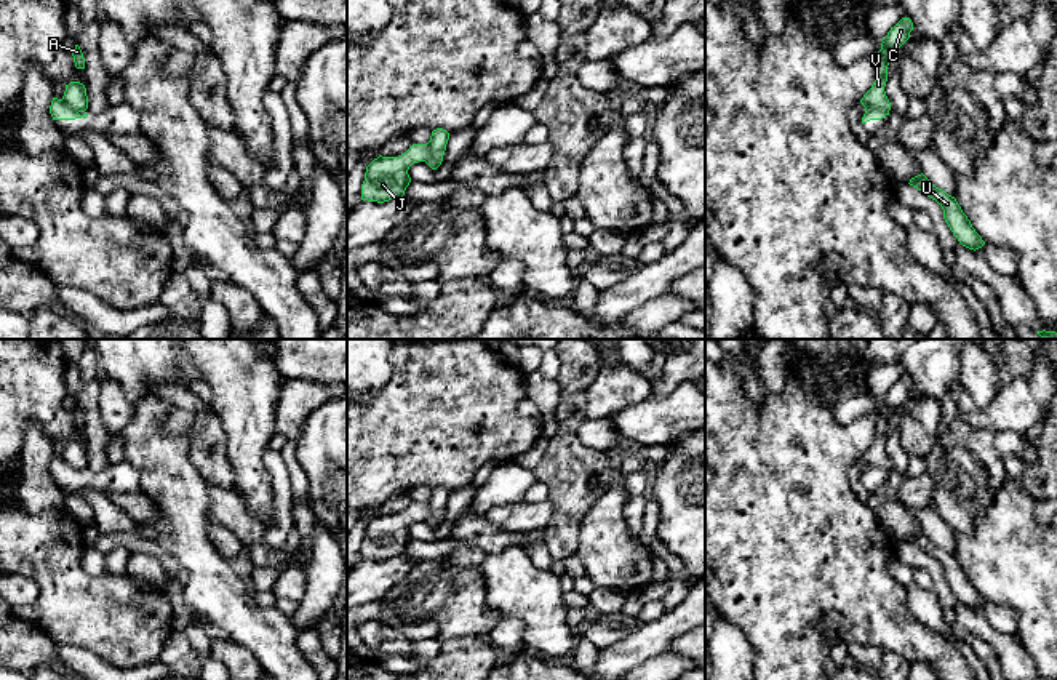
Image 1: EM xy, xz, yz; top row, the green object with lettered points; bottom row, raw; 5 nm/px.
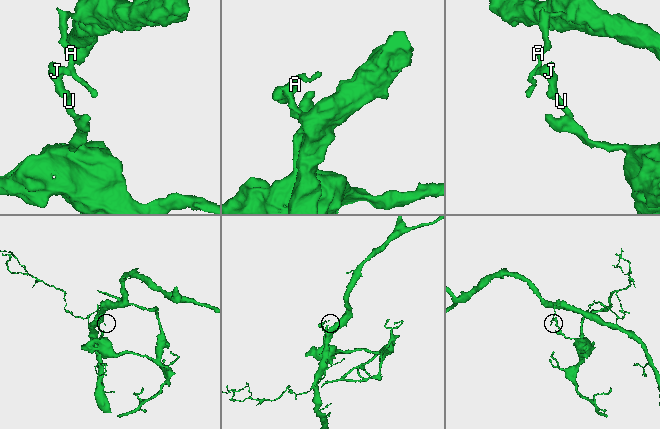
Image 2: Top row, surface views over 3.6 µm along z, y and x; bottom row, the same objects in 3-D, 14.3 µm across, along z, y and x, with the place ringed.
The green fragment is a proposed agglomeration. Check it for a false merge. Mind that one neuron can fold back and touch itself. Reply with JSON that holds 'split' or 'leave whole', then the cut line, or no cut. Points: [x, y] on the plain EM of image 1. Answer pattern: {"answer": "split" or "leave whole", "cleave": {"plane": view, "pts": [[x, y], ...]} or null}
{"answer": "split", "cleave": {"plane": "yz", "pts": [[865, 468], [885, 468], [888, 471]]}}

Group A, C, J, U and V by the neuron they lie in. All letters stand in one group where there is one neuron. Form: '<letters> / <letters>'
A C V / J U

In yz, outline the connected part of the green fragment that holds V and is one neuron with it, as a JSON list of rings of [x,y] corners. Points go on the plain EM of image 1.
[[[902,376],[887,394],[881,398],[881,408],[876,413],[876,434],[872,446],[860,458],[865,469],[883,467],[891,469],[891,461],[886,454],[884,445],[887,440],[889,418],[899,410],[899,406],[910,397],[913,381],[910,376]]]

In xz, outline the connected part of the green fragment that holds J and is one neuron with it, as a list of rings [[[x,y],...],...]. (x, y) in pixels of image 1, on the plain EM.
[[[413,502],[398,515],[379,514],[366,525],[361,558],[384,562],[392,557],[401,557],[411,541],[409,525],[417,520],[427,520],[427,515],[427,502]]]

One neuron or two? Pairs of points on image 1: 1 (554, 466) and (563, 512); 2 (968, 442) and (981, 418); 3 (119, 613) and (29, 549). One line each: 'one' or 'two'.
1: one
2: two
3: one

